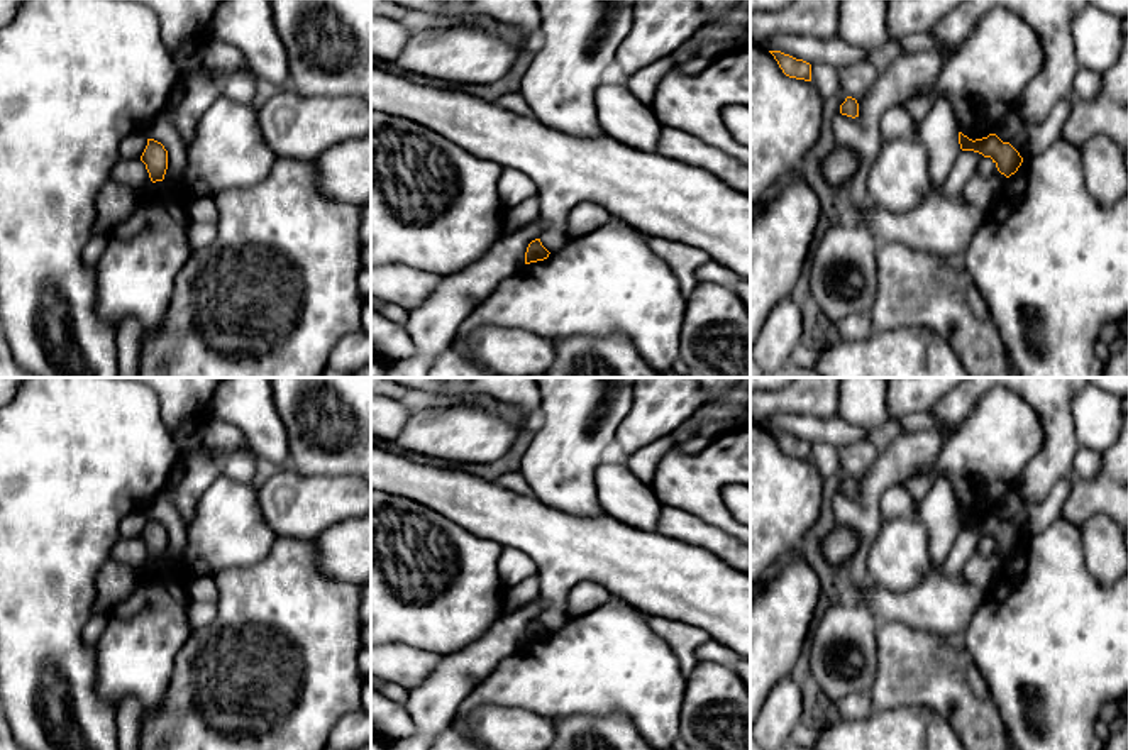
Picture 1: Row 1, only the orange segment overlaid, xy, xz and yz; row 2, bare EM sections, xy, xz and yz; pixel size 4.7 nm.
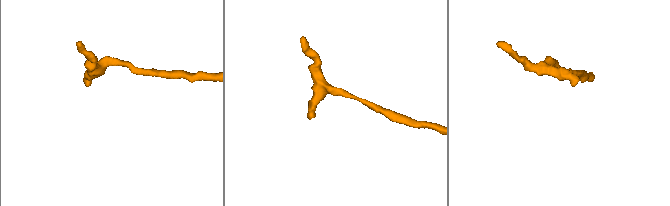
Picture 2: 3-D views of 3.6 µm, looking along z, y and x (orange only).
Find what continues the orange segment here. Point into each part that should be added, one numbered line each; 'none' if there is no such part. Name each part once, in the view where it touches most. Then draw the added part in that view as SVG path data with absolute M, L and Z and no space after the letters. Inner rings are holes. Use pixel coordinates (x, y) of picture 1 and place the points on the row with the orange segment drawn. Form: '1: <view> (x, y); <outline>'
none

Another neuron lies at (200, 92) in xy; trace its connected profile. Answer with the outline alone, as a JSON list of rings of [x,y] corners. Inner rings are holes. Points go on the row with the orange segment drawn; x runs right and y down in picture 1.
[[[198,64],[180,69],[180,85],[185,90],[185,97],[174,107],[166,108],[166,113],[188,147],[195,137],[198,119],[222,95],[224,83],[207,78],[203,64]]]

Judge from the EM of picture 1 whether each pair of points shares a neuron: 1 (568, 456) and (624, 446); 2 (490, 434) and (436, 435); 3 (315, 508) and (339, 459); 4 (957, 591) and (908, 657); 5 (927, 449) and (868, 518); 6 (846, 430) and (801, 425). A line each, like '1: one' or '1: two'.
1: two
2: one
3: two
4: two
5: one
6: one

